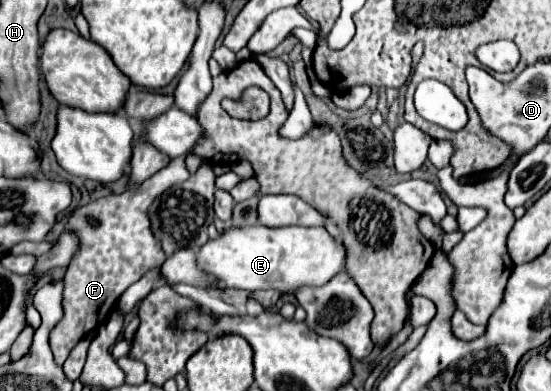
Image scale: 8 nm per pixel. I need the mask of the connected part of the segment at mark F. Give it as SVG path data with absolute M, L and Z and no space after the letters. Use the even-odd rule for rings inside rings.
M185 156L181 158L173 158L165 168L161 168L155 176L151 176L149 180L145 180L141 186L137 188L129 188L125 190L123 194L109 194L105 198L99 198L99 200L93 200L85 206L79 206L73 210L73 214L69 216L67 224L65 224L65 230L63 232L71 232L79 238L79 248L77 248L77 254L73 254L73 262L69 262L69 268L65 272L65 278L63 278L63 318L57 322L57 326L53 328L53 332L49 334L49 344L51 344L51 350L53 350L53 356L55 356L55 362L61 366L69 352L73 350L73 346L85 336L89 334L91 330L97 330L107 318L109 314L113 312L119 296L133 284L137 282L147 270L155 268L155 266L161 266L165 262L165 252L161 248L161 240L157 240L151 232L151 224L149 224L149 204L153 204L153 200L169 190L173 184L181 184L183 180L189 178L189 170L185 168ZM87 216L95 216L99 220L99 226L97 228L91 228L87 224Z

